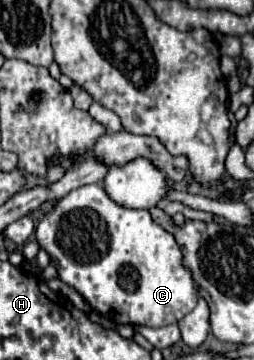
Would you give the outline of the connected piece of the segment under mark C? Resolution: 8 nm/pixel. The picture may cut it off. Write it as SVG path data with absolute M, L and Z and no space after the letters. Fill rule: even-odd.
M83 185L59 199L39 221L35 237L57 267L59 279L73 287L95 311L115 323L161 327L181 321L197 305L197 285L183 265L175 237L157 225L147 209L117 205L99 185Z

